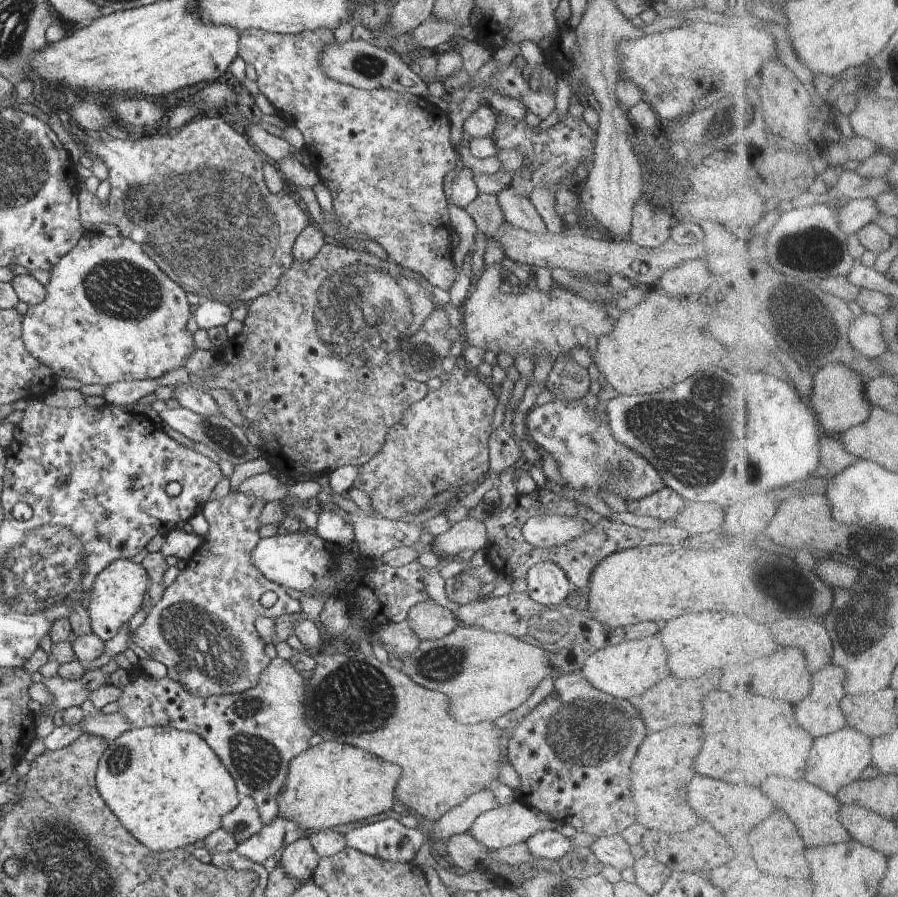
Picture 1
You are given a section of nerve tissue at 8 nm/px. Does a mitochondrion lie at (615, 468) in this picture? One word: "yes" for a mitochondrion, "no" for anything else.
yes

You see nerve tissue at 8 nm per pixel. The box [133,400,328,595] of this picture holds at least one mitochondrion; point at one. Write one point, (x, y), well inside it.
(220, 437)

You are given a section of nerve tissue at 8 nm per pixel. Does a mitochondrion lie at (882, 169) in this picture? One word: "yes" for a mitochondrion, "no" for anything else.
no

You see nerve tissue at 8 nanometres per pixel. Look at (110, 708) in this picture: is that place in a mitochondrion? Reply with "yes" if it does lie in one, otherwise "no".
no

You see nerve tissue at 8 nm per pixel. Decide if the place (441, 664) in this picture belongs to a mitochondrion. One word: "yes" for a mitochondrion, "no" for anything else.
yes

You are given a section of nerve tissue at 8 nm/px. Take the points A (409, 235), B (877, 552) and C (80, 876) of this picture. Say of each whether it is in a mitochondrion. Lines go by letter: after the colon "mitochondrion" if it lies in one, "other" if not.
A: other
B: mitochondrion
C: mitochondrion

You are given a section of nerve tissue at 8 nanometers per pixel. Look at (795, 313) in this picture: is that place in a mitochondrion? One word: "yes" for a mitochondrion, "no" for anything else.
yes

